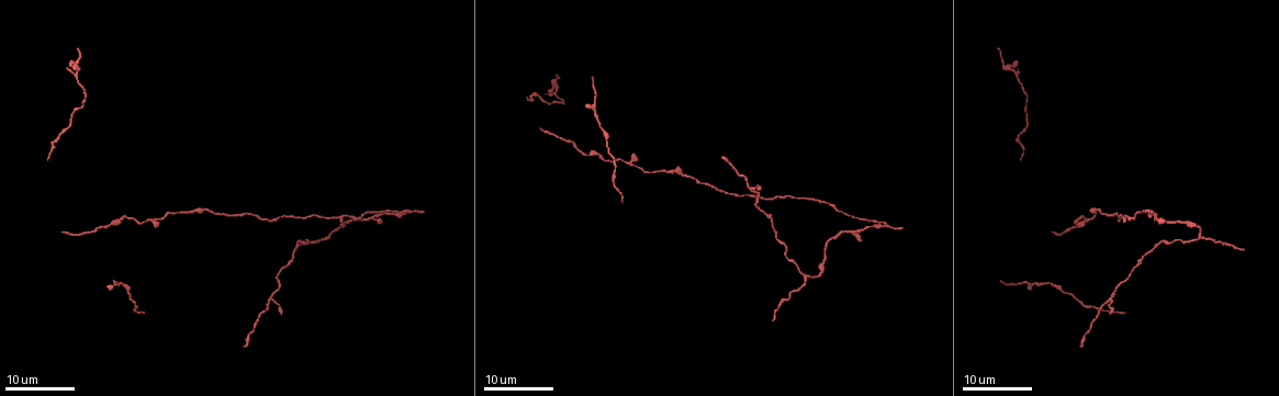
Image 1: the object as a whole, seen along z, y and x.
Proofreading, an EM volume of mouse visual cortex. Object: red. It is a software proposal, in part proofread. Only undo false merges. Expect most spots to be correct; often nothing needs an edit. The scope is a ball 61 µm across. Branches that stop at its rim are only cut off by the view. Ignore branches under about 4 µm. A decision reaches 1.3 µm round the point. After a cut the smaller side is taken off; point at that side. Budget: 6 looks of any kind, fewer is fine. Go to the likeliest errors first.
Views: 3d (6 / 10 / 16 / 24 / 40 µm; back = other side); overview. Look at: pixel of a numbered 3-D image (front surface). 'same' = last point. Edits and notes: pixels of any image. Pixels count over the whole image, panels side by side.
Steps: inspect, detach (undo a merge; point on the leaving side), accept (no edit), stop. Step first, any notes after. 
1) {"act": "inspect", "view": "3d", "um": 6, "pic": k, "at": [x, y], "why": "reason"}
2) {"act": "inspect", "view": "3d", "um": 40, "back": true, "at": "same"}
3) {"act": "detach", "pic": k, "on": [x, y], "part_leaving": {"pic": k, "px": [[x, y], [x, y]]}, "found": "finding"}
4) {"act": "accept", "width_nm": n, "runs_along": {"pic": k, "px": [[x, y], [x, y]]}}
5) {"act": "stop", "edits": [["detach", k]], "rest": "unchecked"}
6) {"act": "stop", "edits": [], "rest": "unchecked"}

{"act": "inspect", "view": "3d", "um": 16, "pic": 1, "at": [851, 231], "why": "two arms in line, one across"}

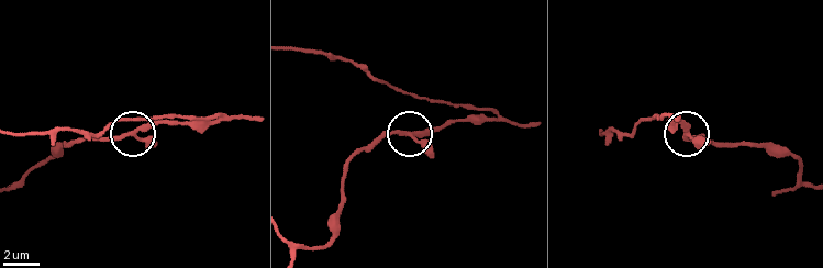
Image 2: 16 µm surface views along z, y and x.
{"act": "inspect", "view": "3d", "um": 6, "pic": 2, "at": [688, 132], "why": "closer look"}

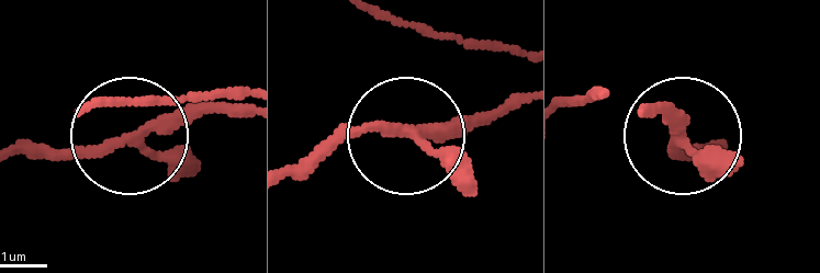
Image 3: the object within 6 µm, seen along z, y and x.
{"act": "accept", "arms": 3, "runs_along": {"pic": 3, "px": [[520, 92], [403, 135], [344, 127], [289, 162]]}, "found": "one cell here"}

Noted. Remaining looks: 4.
{"act": "inspect", "view": "3d", "um": 16, "pic": 1, "at": [328, 238], "why": "a fork"}

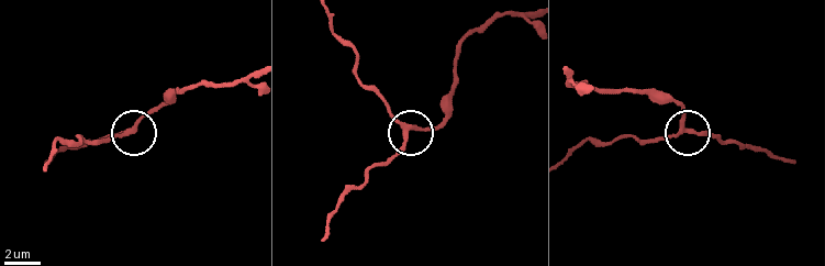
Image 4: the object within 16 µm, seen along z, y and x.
{"act": "inspect", "view": "3d", "um": 6, "pic": 4, "at": [127, 132]}

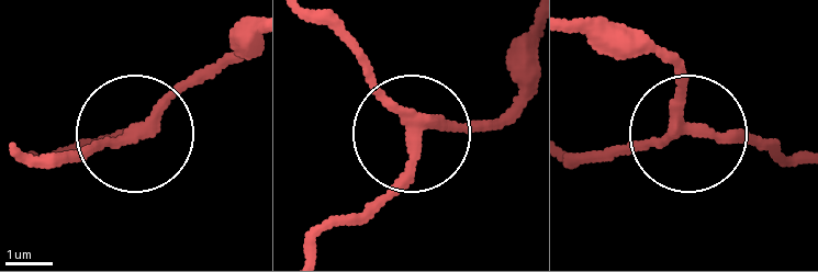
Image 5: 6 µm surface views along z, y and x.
{"act": "accept", "side_arm_um": 9, "runs_along": {"pic": 5, "px": [[596, 31], [643, 43], [679, 75], [691, 129], [805, 157]]}, "found": "one cell here"}

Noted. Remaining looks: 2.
{"act": "inspect", "view": "3d", "um": 16, "pic": 1, "at": [125, 216], "why": "calibre changes"}

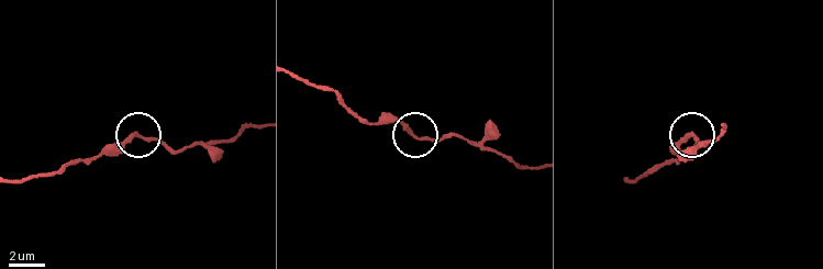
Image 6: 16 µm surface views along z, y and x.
{"act": "inspect", "view": "3d", "um": 10, "pic": 6, "at": [690, 135]}

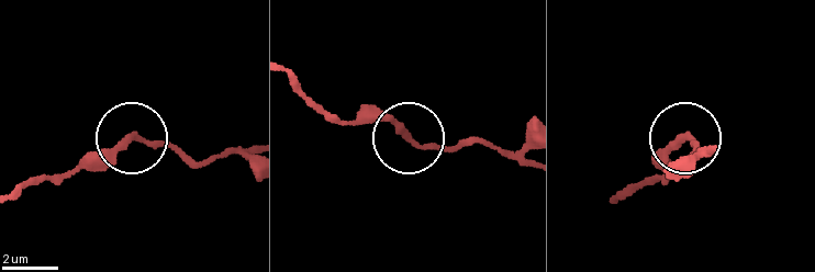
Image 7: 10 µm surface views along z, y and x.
{"act": "accept", "runs_along": {"pic": 7, "px": [[252, 147], [188, 161], [132, 140], [89, 157], [63, 180]]}, "found": "continuous, no second cell"}

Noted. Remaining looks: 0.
{"act": "stop", "edits": [], "rest": "unchecked"}

